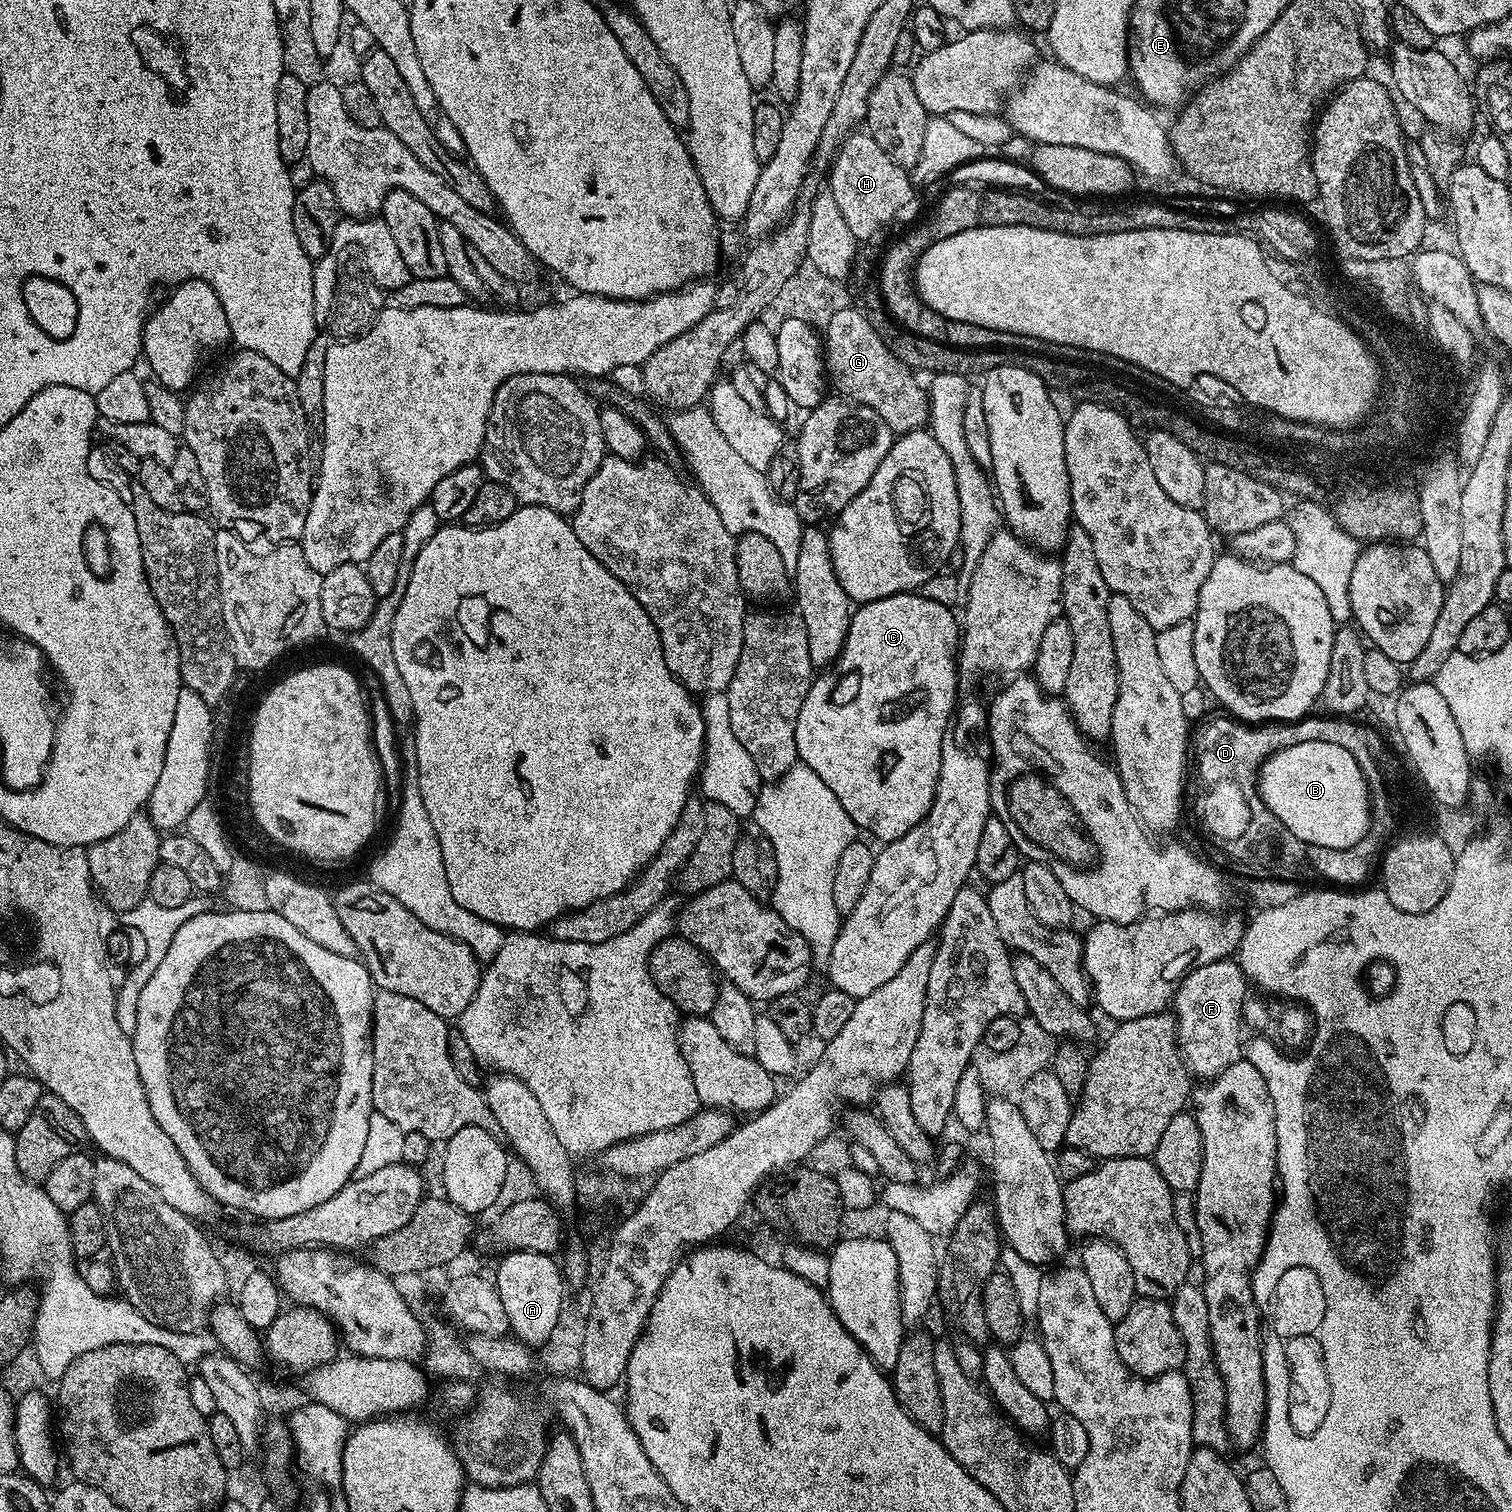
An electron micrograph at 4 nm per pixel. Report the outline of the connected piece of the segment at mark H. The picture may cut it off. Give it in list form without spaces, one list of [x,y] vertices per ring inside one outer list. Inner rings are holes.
[[[857,130],[844,140],[844,145],[830,165],[830,171],[830,191],[834,194],[834,202],[838,202],[838,210],[842,210],[842,218],[846,218],[850,234],[854,234],[857,242],[882,235],[884,228],[890,227],[896,219],[907,222],[917,219],[916,211],[920,208],[916,201],[917,185],[912,183],[911,175],[898,167],[890,154],[886,154],[886,150],[882,150],[882,146],[878,146],[867,131]]]

